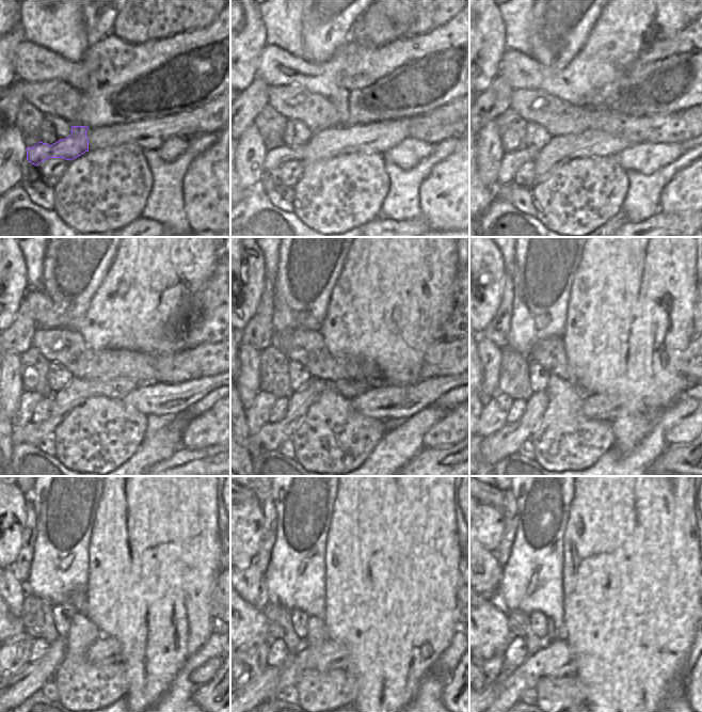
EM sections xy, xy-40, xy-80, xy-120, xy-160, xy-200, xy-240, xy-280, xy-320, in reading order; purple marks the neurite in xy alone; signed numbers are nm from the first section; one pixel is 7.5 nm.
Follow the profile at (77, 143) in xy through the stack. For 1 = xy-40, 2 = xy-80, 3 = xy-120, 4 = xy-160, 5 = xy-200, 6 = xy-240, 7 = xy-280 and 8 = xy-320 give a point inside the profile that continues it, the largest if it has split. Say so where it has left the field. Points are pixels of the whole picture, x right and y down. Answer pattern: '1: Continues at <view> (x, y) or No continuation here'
1: Continues at xy-40 (275, 157)
2: Continues at xy-80 (511, 161)
3: Continues at xy-120 (28, 401)
4: Continues at xy-160 (256, 415)
5: Continues at xy-200 (494, 412)
6: Continues at xy-240 (13, 655)
7: Continues at xy-280 (252, 660)
8: Continues at xy-320 (491, 669)

